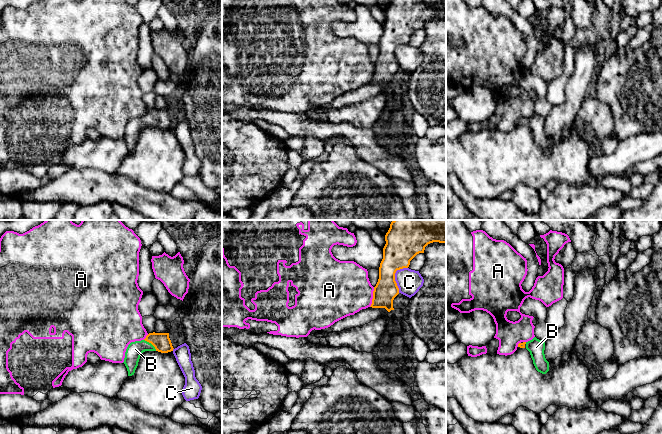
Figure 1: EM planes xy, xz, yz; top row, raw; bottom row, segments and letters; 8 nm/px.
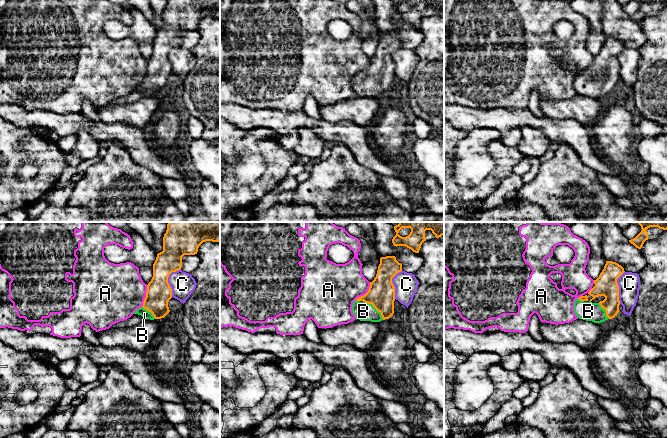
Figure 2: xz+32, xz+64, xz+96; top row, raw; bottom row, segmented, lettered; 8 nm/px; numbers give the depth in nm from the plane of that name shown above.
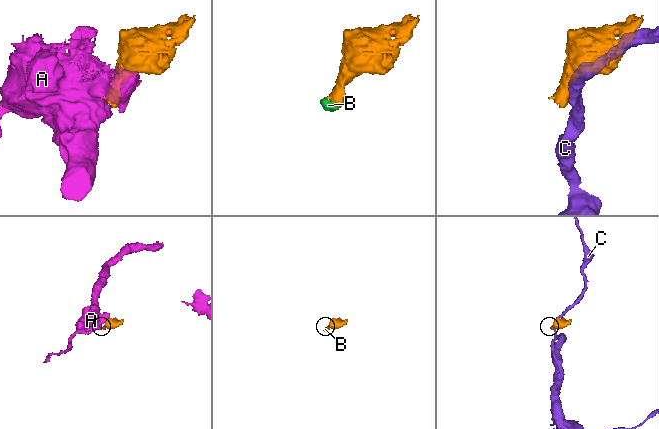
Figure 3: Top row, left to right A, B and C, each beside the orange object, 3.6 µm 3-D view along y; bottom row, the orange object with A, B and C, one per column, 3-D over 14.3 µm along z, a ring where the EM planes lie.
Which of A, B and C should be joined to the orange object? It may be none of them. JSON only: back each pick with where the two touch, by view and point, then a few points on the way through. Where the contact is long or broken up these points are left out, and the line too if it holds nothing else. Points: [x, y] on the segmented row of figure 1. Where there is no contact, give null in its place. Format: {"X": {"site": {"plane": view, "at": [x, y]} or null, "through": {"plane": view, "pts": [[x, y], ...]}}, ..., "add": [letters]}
{"B": {"site": {"plane": "xy", "at": [151, 343]}, "through": {"plane": "xy", "pts": [[161, 341], [151, 343], [135, 349]]}}, "add": ["B"]}

